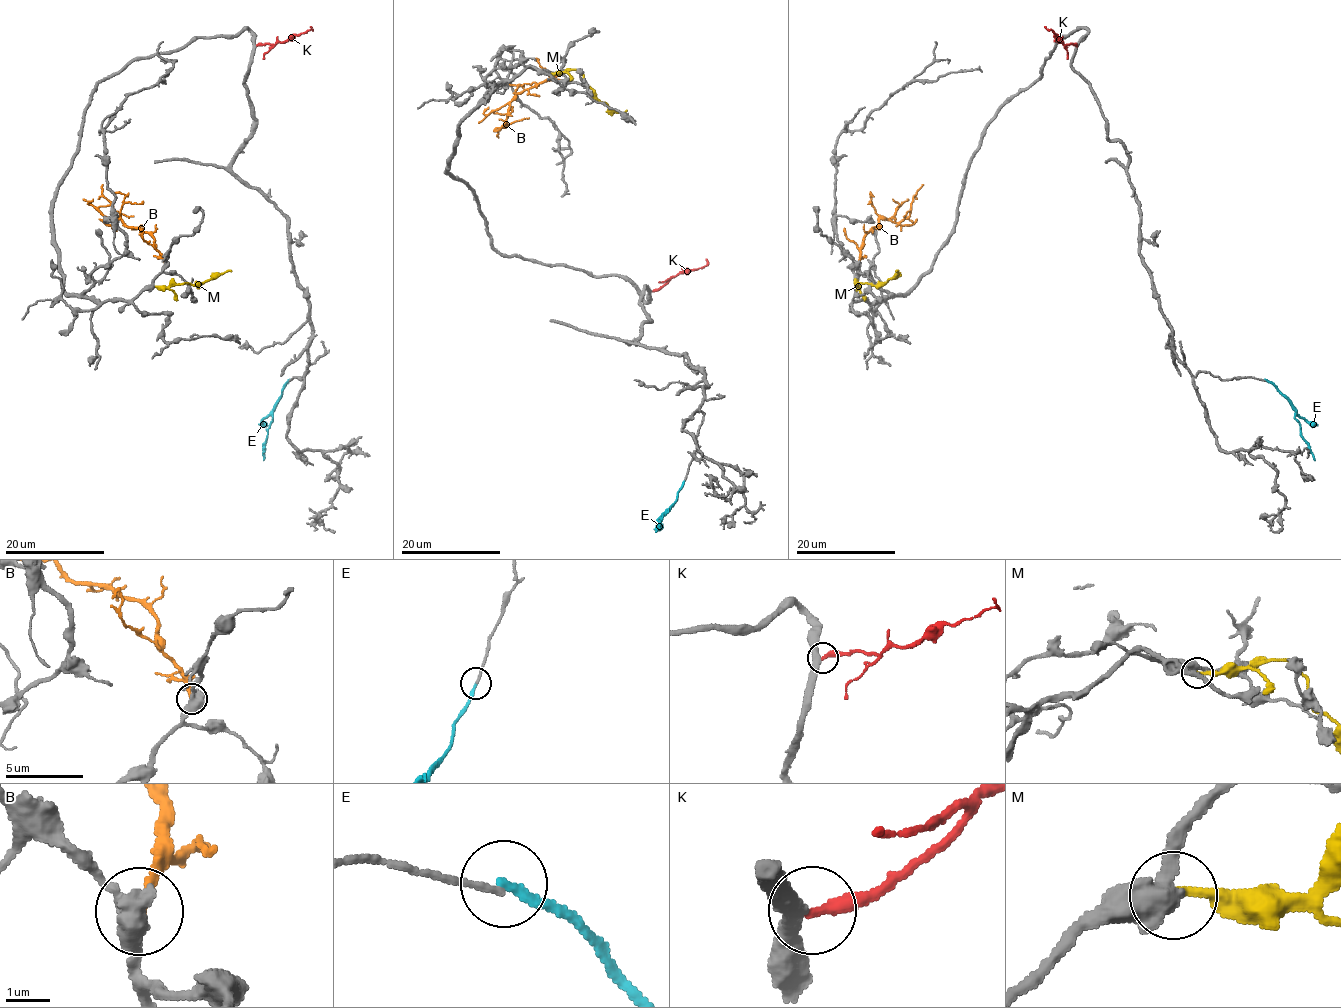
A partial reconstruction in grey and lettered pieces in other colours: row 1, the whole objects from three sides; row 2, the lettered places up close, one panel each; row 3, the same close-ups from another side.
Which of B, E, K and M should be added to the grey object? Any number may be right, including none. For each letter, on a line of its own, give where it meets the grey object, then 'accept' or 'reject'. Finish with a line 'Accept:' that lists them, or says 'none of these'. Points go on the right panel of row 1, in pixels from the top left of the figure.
B: (858, 264) | reject
E: (1265, 380) | reject
K: (1076, 46) | reject
M: (859, 287) | reject
Accept: none of these

